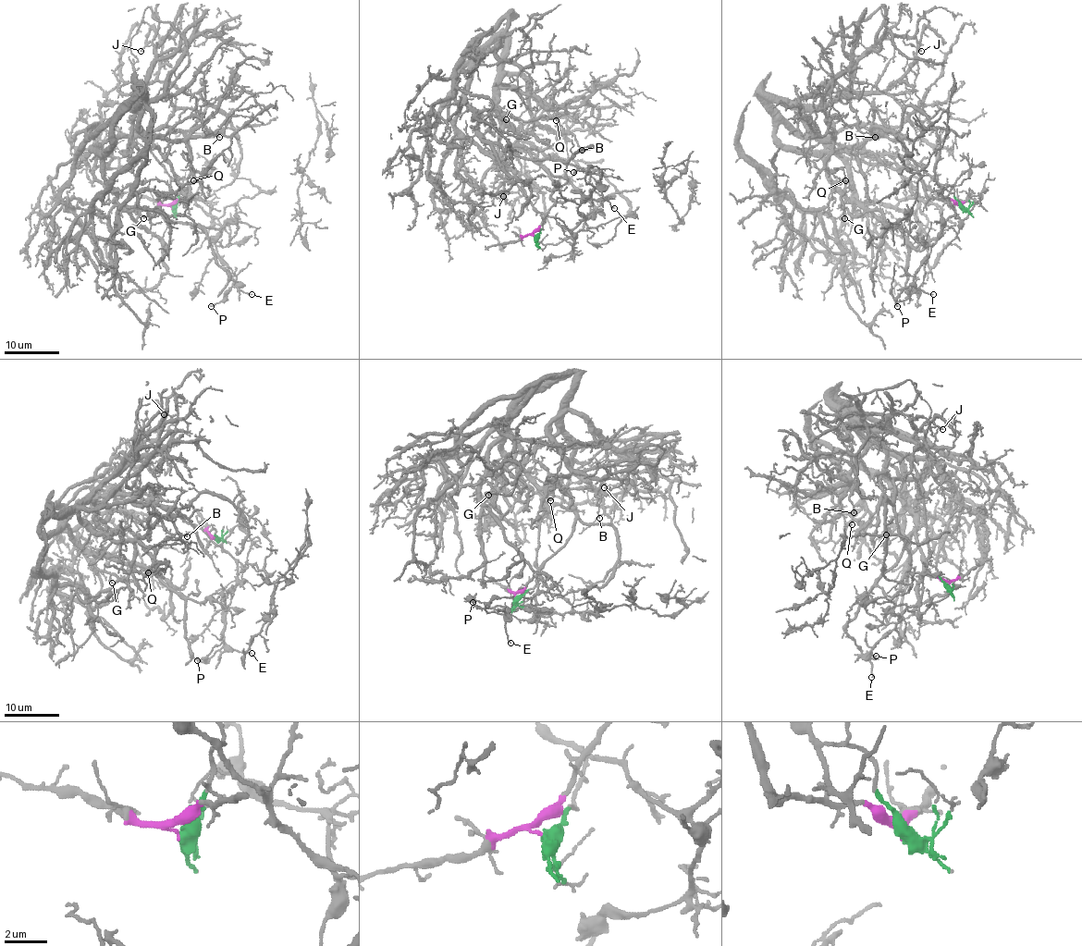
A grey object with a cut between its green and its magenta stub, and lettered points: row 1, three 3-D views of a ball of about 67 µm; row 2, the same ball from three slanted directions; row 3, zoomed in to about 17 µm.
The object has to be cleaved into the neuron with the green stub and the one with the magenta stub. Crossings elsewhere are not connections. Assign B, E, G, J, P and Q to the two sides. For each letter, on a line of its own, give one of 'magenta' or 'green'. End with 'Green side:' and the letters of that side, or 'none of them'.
B: magenta
E: green
G: magenta
J: magenta
P: green
Q: magenta
Green side: E, P

